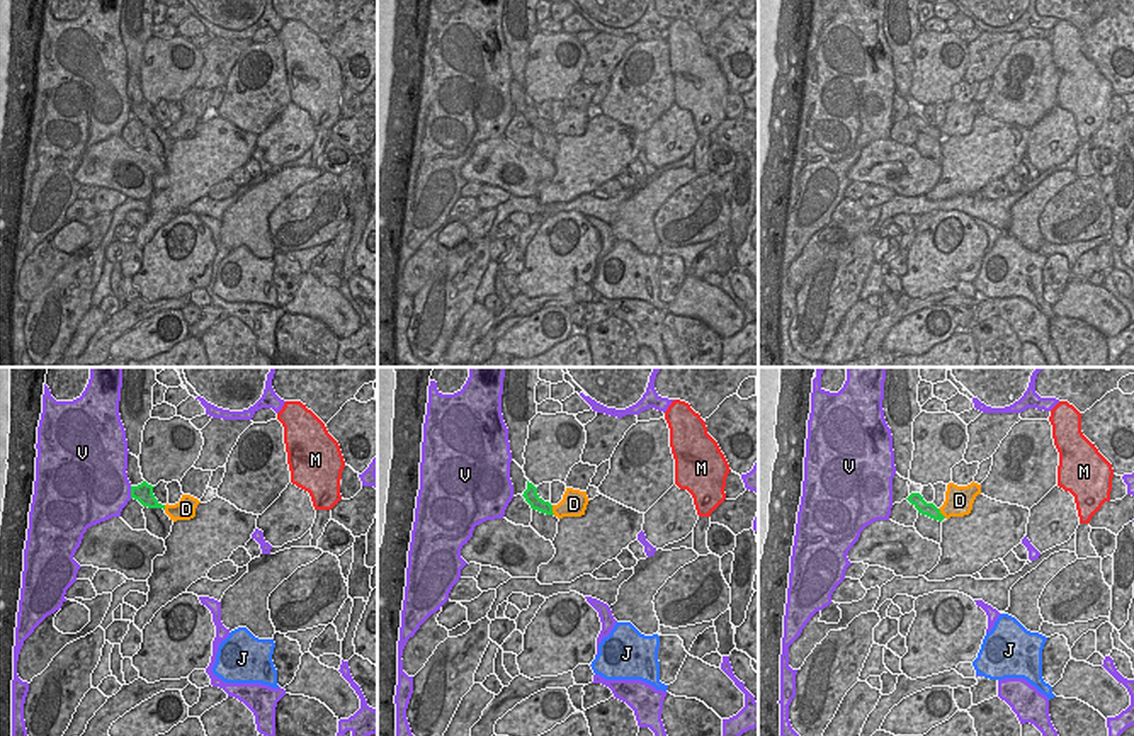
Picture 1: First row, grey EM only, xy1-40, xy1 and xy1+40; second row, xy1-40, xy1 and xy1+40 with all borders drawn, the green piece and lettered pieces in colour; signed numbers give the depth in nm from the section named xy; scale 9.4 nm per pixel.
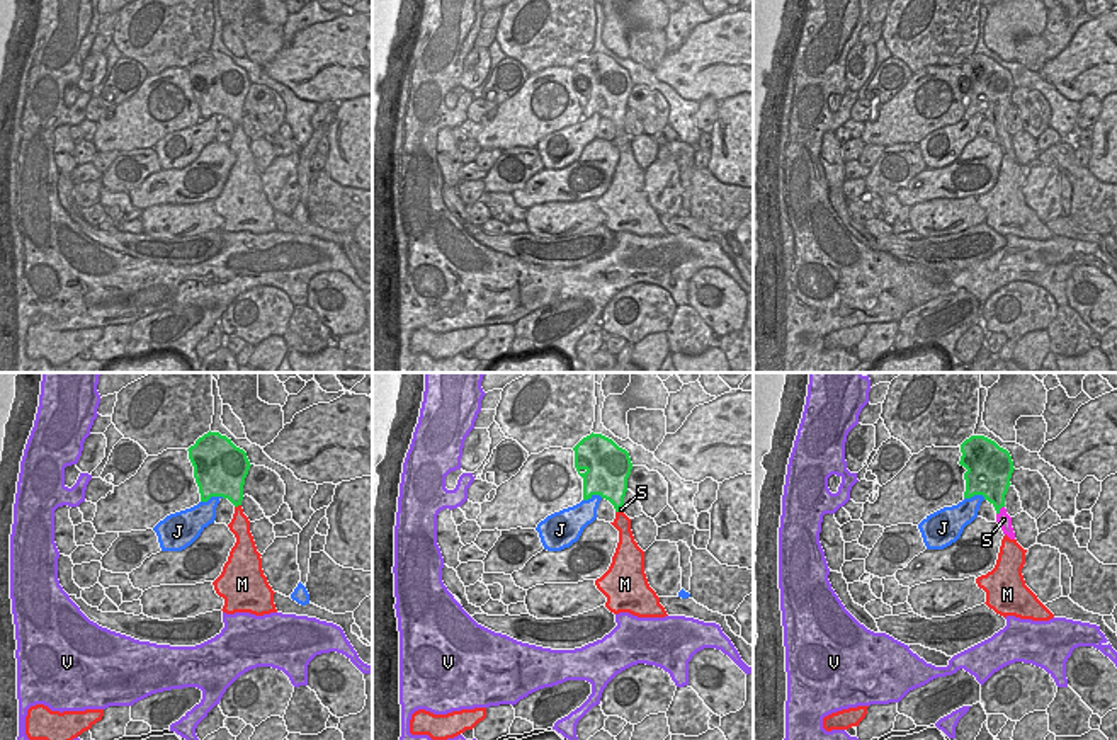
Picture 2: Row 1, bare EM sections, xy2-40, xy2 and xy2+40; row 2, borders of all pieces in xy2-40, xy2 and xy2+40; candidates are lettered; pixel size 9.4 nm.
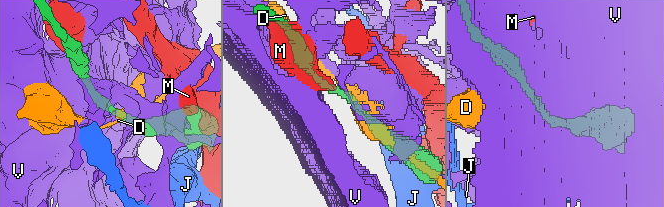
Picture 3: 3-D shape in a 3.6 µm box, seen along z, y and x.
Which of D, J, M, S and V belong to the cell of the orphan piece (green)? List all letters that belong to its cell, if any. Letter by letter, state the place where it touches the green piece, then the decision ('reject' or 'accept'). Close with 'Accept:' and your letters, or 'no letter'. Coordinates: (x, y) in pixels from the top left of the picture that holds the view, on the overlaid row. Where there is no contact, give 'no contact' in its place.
D: meets green in xy1 at (551, 510); reject
J: meets green in xy2-40 at (211, 495); reject
M: meets green in xy2-40 at (237, 506); reject
S: meets green in xy2+40 at (998, 511); accept
V: meets green in xy1-40 at (131, 492); reject
Accept: S

